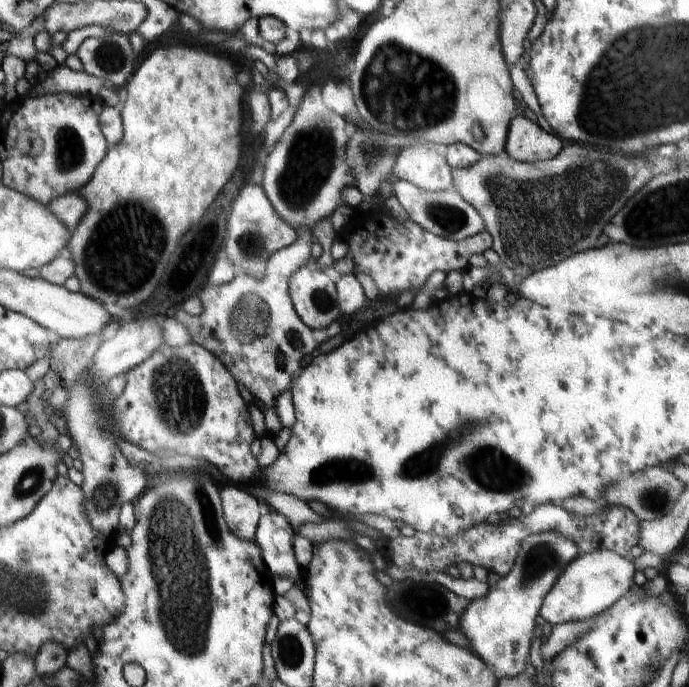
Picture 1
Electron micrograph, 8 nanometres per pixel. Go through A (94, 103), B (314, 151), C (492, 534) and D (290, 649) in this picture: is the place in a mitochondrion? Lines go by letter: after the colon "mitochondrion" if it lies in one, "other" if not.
A: other
B: mitochondrion
C: other
D: mitochondrion

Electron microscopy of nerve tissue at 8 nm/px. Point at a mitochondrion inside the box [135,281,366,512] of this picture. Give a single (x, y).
(177, 394)

